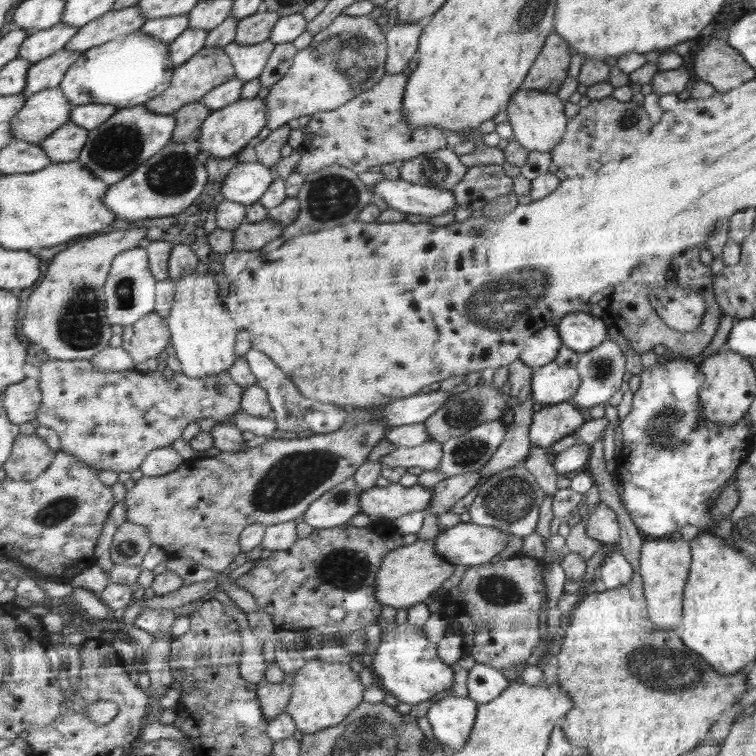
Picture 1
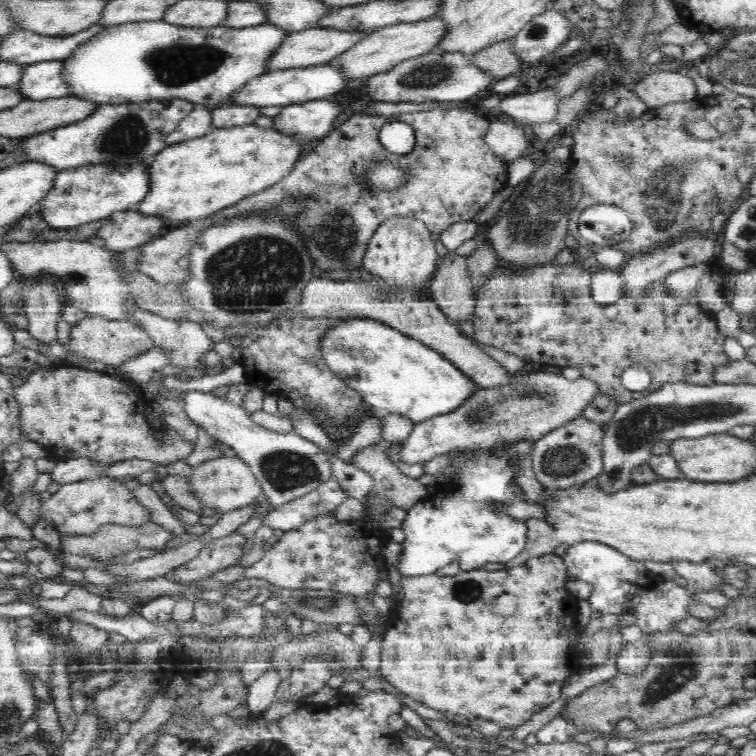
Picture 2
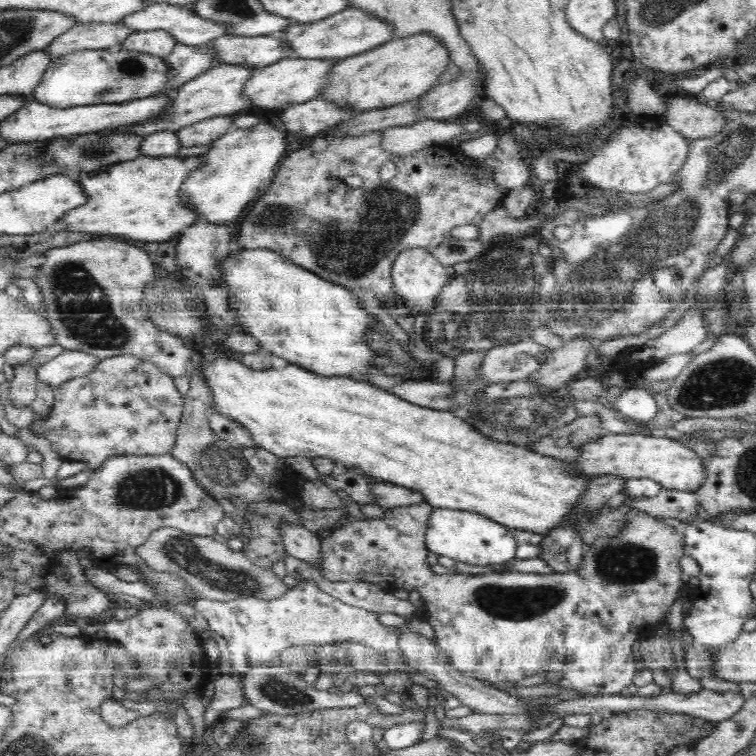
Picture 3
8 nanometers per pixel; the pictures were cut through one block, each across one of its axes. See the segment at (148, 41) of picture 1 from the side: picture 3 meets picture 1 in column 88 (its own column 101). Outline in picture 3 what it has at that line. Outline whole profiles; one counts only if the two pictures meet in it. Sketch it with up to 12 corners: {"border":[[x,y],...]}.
{"border":[[113,48],[48,64],[32,100],[61,109],[156,94],[164,59]]}

